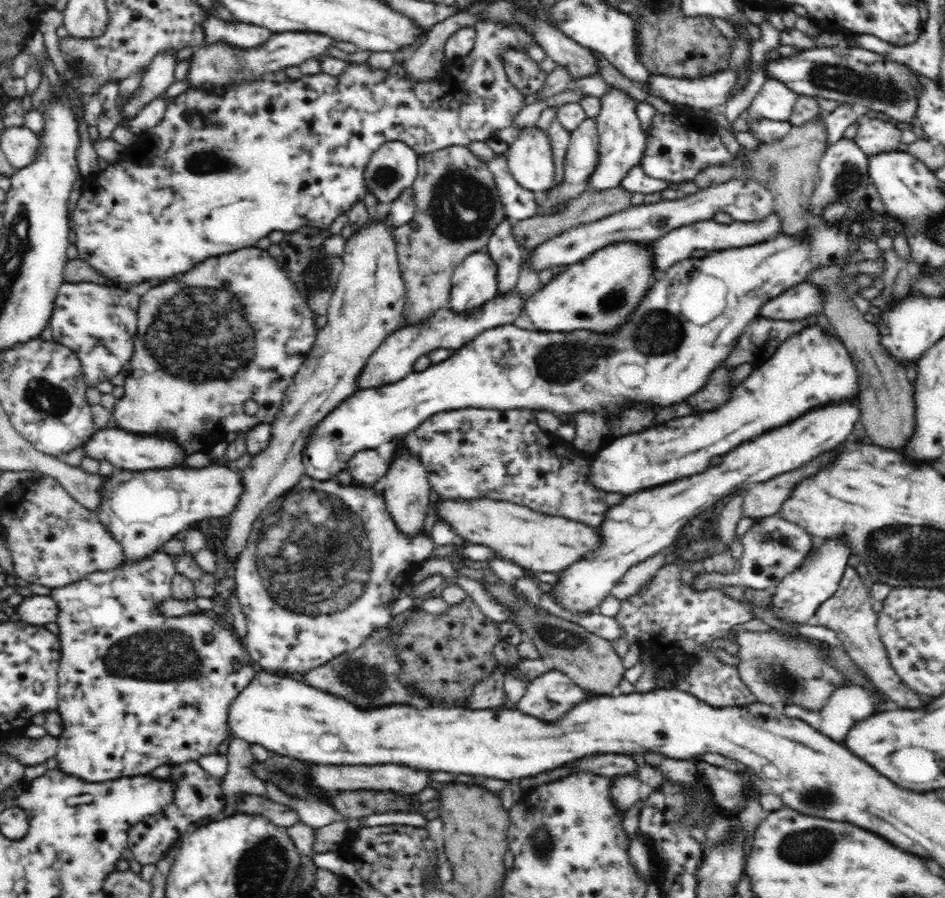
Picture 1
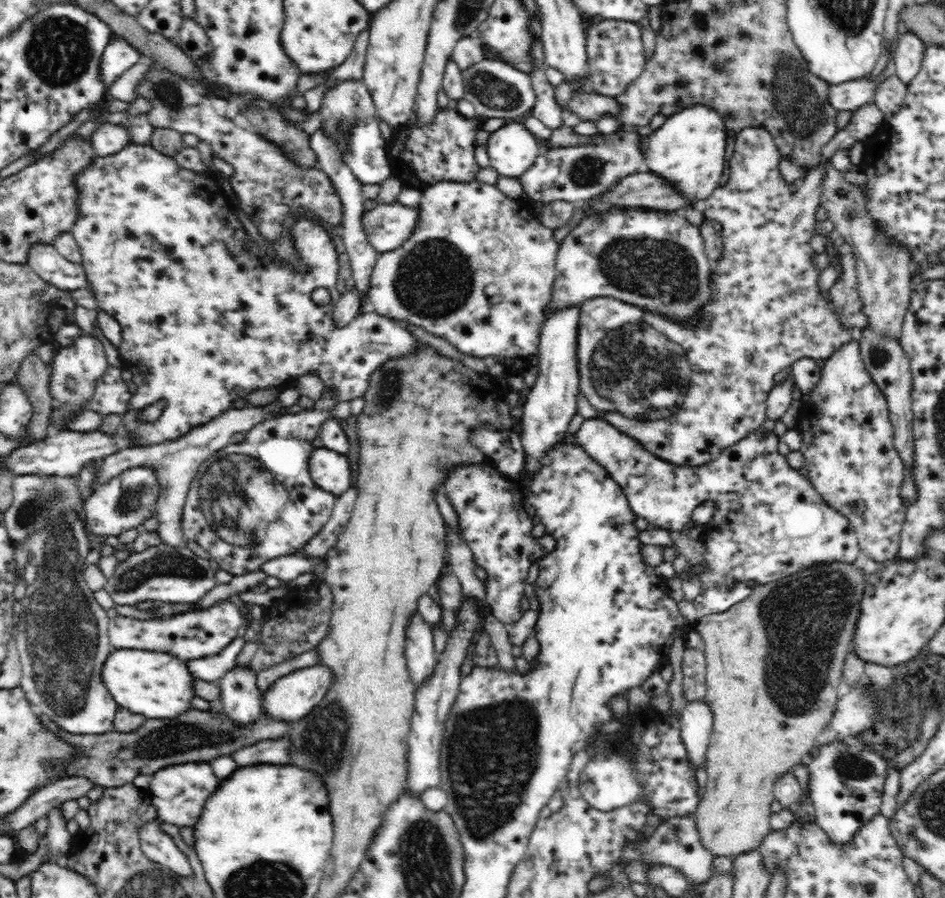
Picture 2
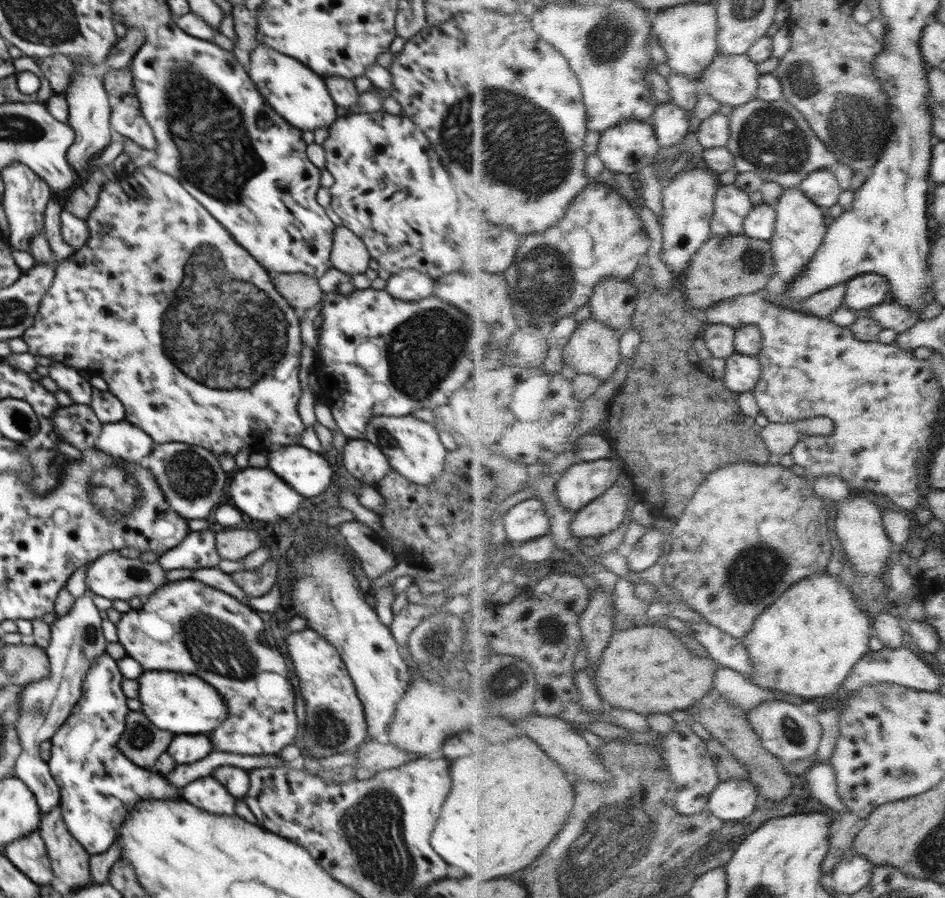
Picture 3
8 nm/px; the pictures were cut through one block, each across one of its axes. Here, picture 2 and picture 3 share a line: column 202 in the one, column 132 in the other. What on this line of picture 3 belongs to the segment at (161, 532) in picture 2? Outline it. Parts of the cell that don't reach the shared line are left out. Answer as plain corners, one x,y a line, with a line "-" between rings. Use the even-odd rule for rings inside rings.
124,420
103,424
94,447
109,454
118,466
125,466
125,461
140,463
155,444
144,430

